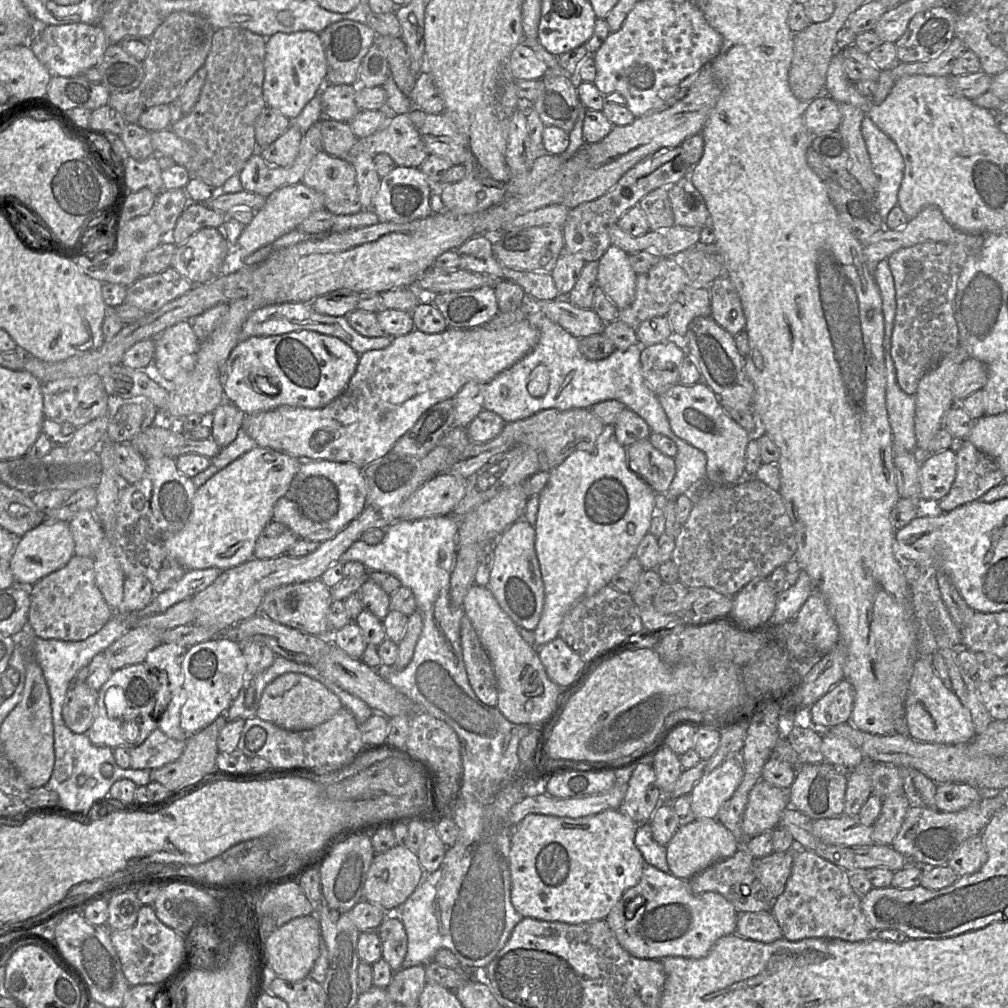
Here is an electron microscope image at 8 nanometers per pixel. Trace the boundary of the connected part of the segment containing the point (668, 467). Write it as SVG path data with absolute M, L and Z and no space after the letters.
M649 439L626 447L627 463L632 472L643 479L656 494L665 494L674 478L674 458L656 449Z

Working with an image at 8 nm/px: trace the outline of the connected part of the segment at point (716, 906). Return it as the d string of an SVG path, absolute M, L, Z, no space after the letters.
M645 864L640 881L626 890L605 920L619 944L634 957L699 959L709 953L719 938L736 932L738 914L721 894L695 894L689 881Z

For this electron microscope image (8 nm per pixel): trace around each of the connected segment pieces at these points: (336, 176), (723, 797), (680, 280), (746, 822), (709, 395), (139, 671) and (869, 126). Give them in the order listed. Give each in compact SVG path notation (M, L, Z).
M320 151L310 163L302 182L323 196L324 208L334 215L353 215L363 209L356 173L348 159Z
M732 756L704 776L691 791L696 819L716 819L720 807L731 798L744 776L740 756Z
M661 258L649 271L637 275L635 299L628 308L619 310L618 319L636 330L647 319L667 316L672 303L688 283L688 277L679 258Z
M759 780L751 789L742 817L742 831L746 838L753 838L766 831L773 831L788 808L788 790Z
M700 381L693 385L680 383L658 396L674 434L701 450L706 458L707 481L715 485L734 485L745 475L745 453L751 434L729 417L719 397Z
M145 663L113 671L112 676L98 691L96 715L86 734L97 746L112 749L135 748L158 728L158 721L154 718L155 705L155 687L149 678Z
M868 116L862 120L861 132L870 156L872 171L877 177L876 194L871 200L885 225L889 212L897 205L904 161L895 142Z

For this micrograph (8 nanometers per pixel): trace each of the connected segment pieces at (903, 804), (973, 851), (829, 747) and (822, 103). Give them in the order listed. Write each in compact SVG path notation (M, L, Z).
M894 792L885 797L879 817L873 825L873 844L891 846L910 807L905 793Z
M978 834L964 841L956 849L948 865L959 877L963 877L979 871L987 857L981 835Z
M823 735L821 751L825 762L850 771L858 766L864 759L859 748L849 740L833 735Z
M821 94L805 105L804 123L812 135L836 131L840 122L838 103L827 94Z

